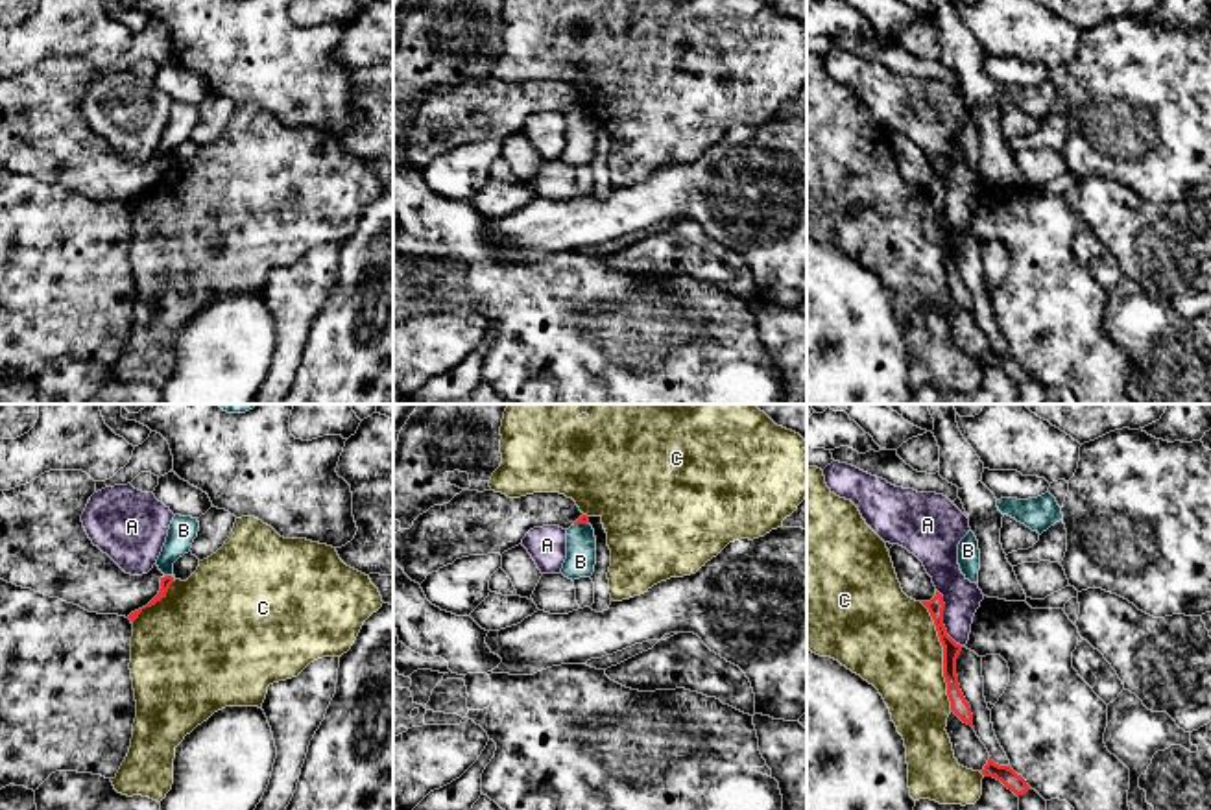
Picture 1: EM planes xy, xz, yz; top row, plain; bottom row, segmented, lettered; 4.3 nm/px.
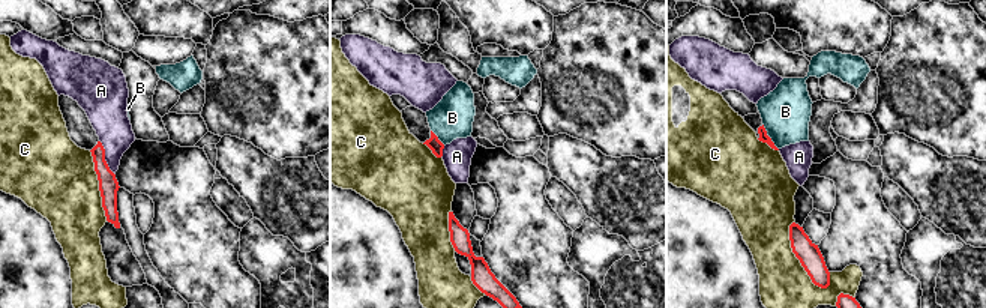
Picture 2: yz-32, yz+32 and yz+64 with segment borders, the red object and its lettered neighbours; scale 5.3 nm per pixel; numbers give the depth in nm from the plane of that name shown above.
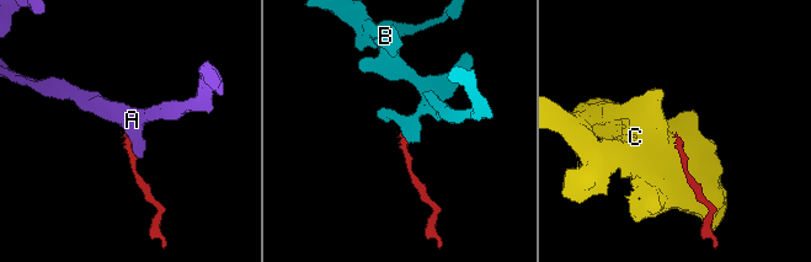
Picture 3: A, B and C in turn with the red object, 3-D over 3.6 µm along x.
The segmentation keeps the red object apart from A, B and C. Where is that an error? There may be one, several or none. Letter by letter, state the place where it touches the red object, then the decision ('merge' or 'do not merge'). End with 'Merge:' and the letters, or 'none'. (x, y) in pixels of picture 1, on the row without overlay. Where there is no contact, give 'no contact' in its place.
A: yz (942, 205) | do not merge
B: xy (170, 163) | do not merge
C: yz (944, 242) | do not merge
Merge: none

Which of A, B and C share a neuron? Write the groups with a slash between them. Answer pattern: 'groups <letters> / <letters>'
groups A / B / C

